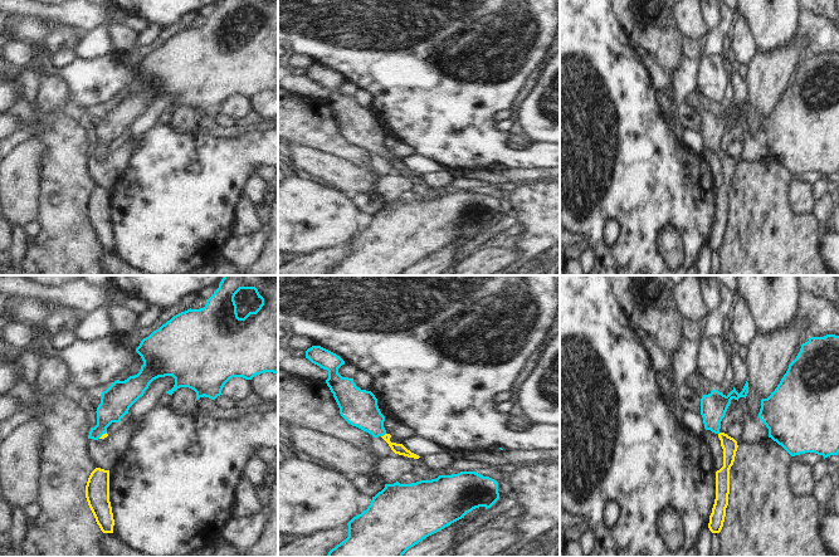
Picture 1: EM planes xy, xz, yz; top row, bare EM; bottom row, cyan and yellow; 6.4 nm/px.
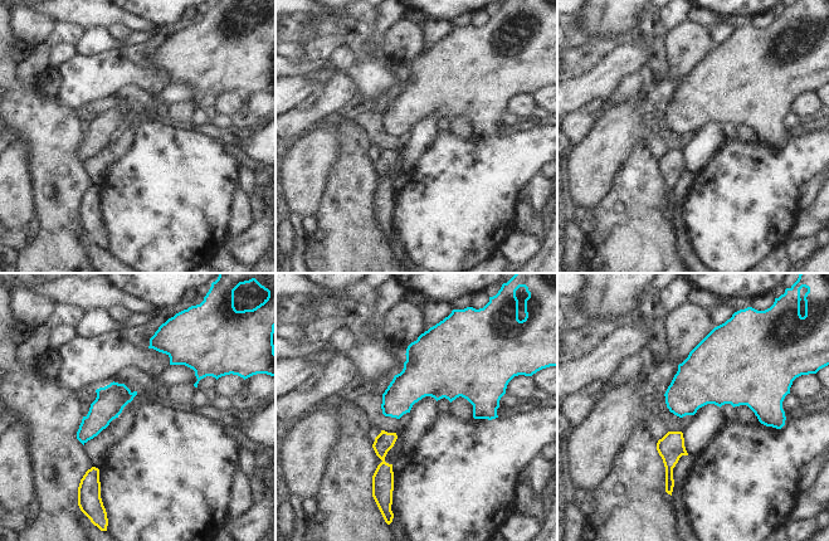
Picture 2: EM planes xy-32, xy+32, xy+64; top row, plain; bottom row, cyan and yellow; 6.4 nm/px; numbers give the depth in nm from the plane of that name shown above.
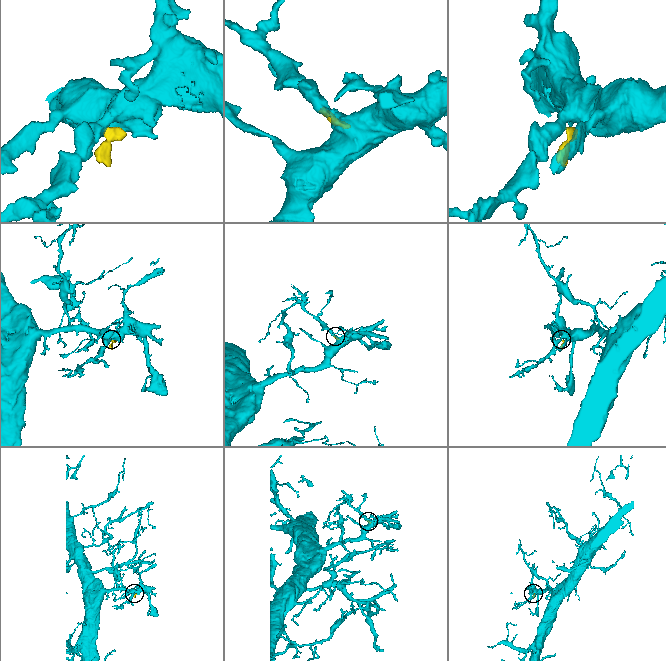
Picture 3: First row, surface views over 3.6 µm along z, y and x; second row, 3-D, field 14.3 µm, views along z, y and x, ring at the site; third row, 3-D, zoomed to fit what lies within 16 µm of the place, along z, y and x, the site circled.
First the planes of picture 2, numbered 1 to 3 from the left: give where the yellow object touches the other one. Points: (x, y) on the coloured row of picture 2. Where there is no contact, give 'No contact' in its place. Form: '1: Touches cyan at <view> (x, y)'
1: No contact
2: No contact
3: No contact

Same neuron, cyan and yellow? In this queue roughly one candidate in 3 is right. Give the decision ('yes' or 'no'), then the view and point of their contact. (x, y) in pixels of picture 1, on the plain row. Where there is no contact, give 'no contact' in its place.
yes; contact xz (383, 154)

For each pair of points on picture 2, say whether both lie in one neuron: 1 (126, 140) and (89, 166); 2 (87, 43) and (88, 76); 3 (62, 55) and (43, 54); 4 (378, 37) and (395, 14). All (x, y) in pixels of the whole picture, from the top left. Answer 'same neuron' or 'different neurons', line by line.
1: same neuron
2: different neurons
3: different neurons
4: same neuron

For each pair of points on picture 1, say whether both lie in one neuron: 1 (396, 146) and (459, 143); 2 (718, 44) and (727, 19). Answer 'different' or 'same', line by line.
1: different
2: same

